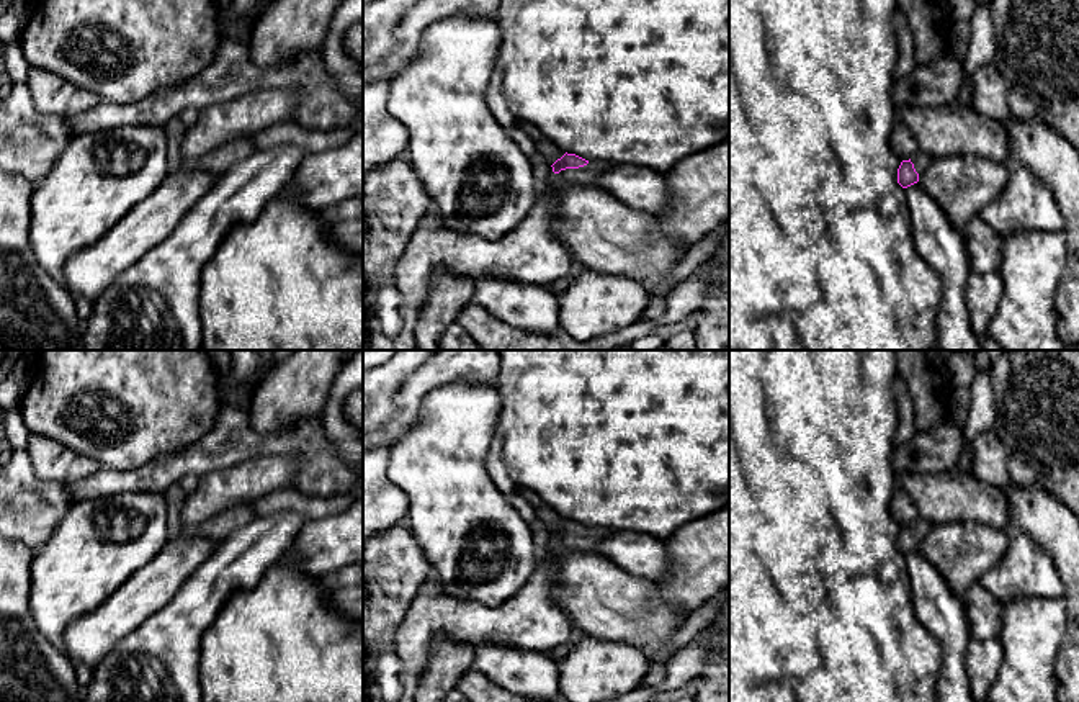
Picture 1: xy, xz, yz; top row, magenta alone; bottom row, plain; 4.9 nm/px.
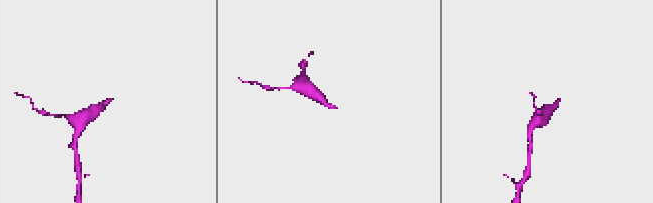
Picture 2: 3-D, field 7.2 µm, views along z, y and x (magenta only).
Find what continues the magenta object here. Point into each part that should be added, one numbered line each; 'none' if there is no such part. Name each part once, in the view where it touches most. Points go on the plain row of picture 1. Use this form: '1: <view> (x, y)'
1: xz (589, 540)

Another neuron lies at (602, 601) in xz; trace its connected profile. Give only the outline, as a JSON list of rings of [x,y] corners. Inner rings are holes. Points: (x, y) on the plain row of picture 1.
[[[554,540],[538,553],[538,565],[549,566],[553,573],[551,597],[566,610],[579,635],[633,645],[652,661],[660,651],[670,646],[675,633],[687,620],[677,607],[660,596],[656,584],[626,573],[600,553],[577,551]]]

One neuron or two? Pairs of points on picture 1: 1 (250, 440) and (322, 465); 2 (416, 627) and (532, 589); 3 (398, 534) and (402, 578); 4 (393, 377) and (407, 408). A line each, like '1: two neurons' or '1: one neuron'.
1: one neuron
2: one neuron
3: one neuron
4: two neurons

